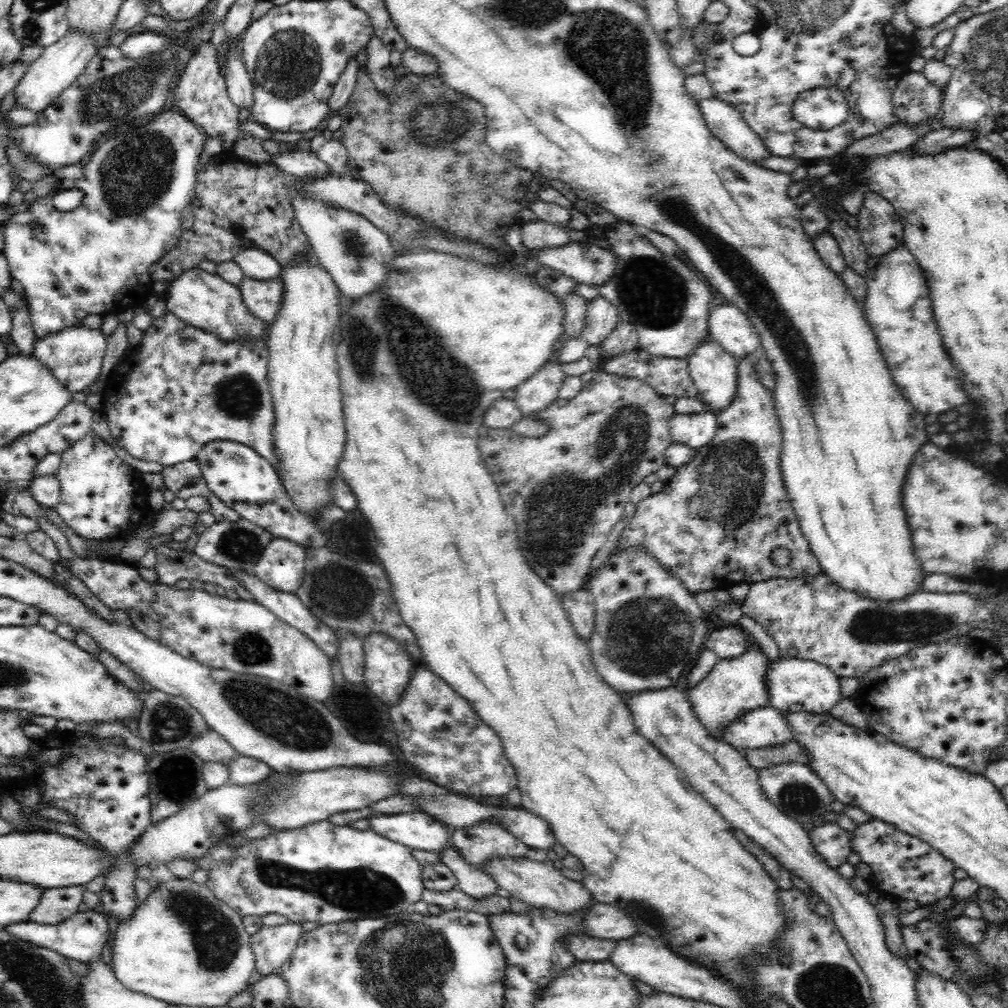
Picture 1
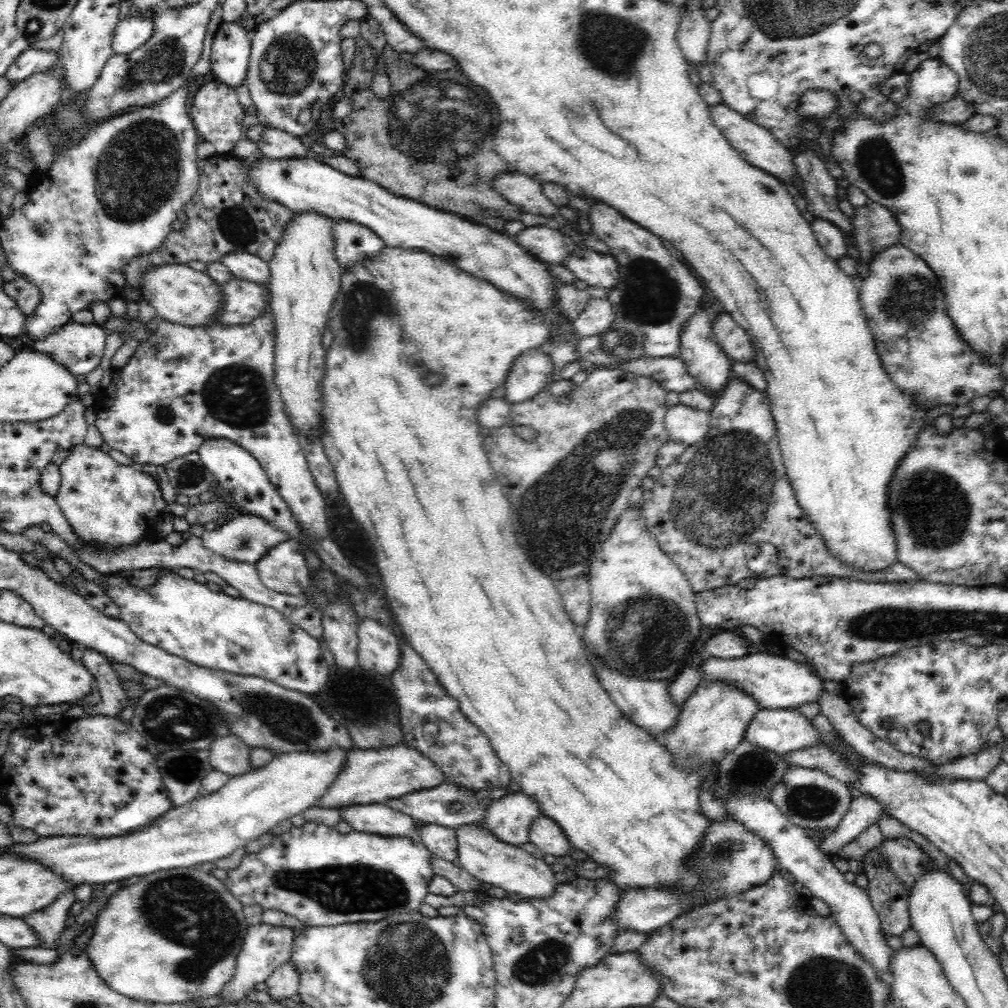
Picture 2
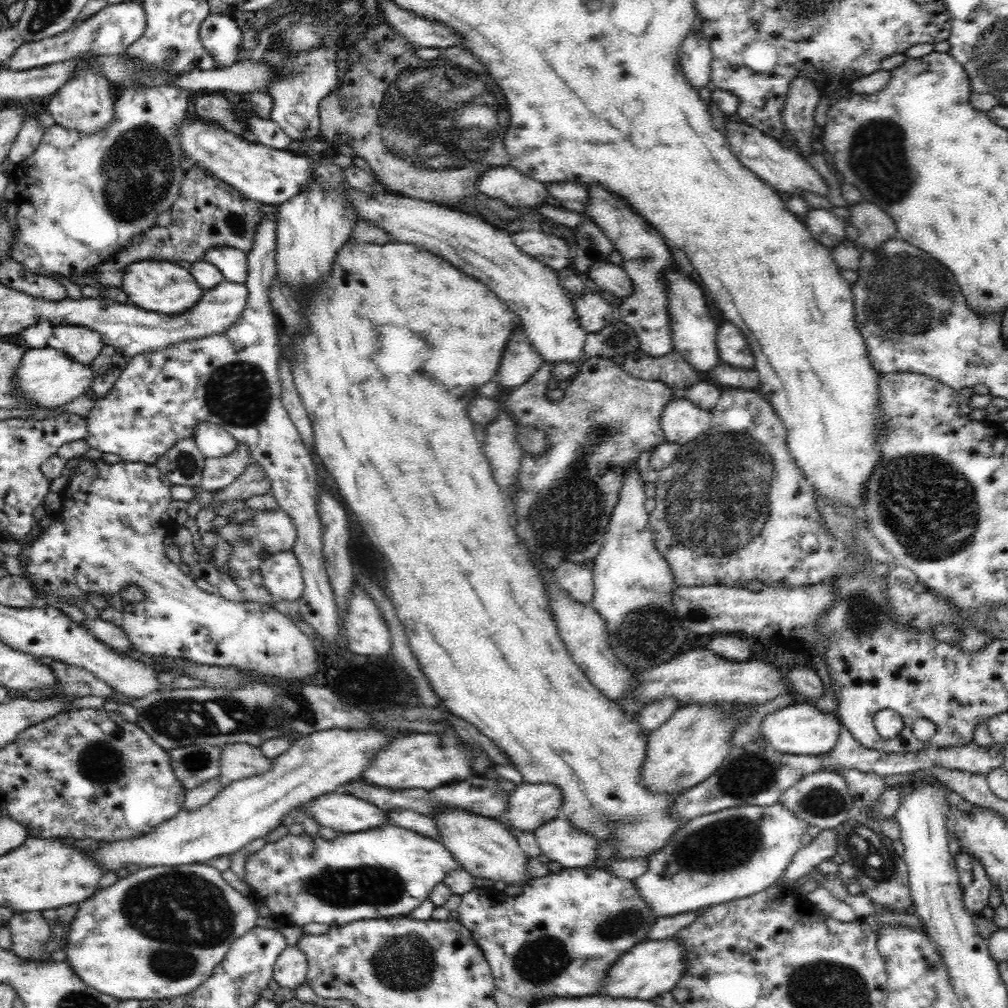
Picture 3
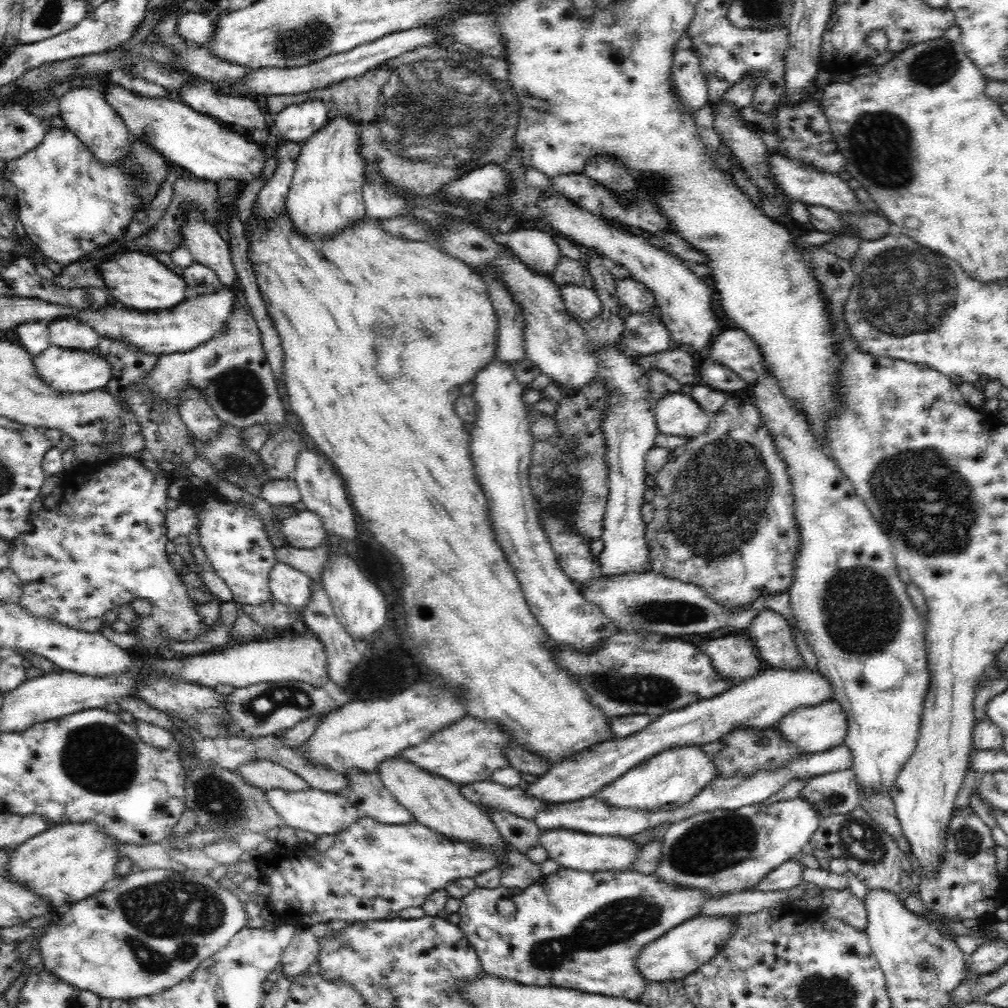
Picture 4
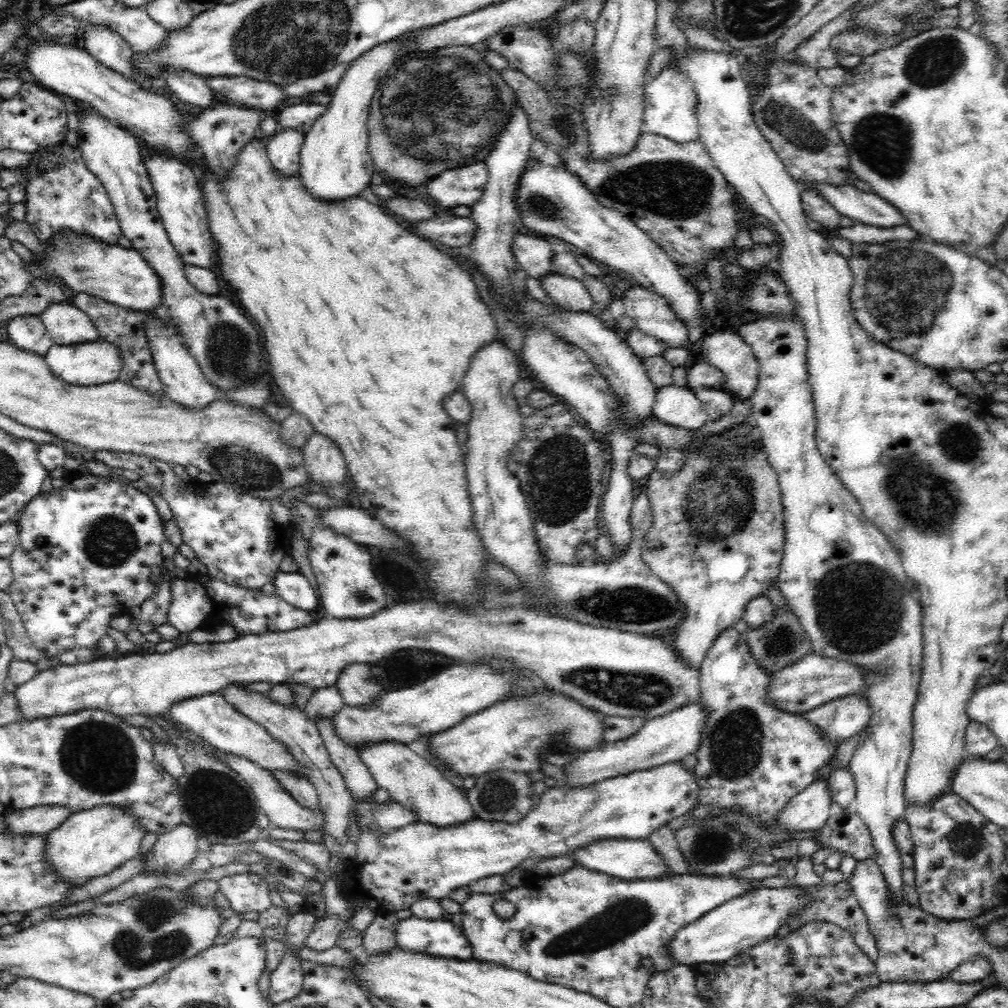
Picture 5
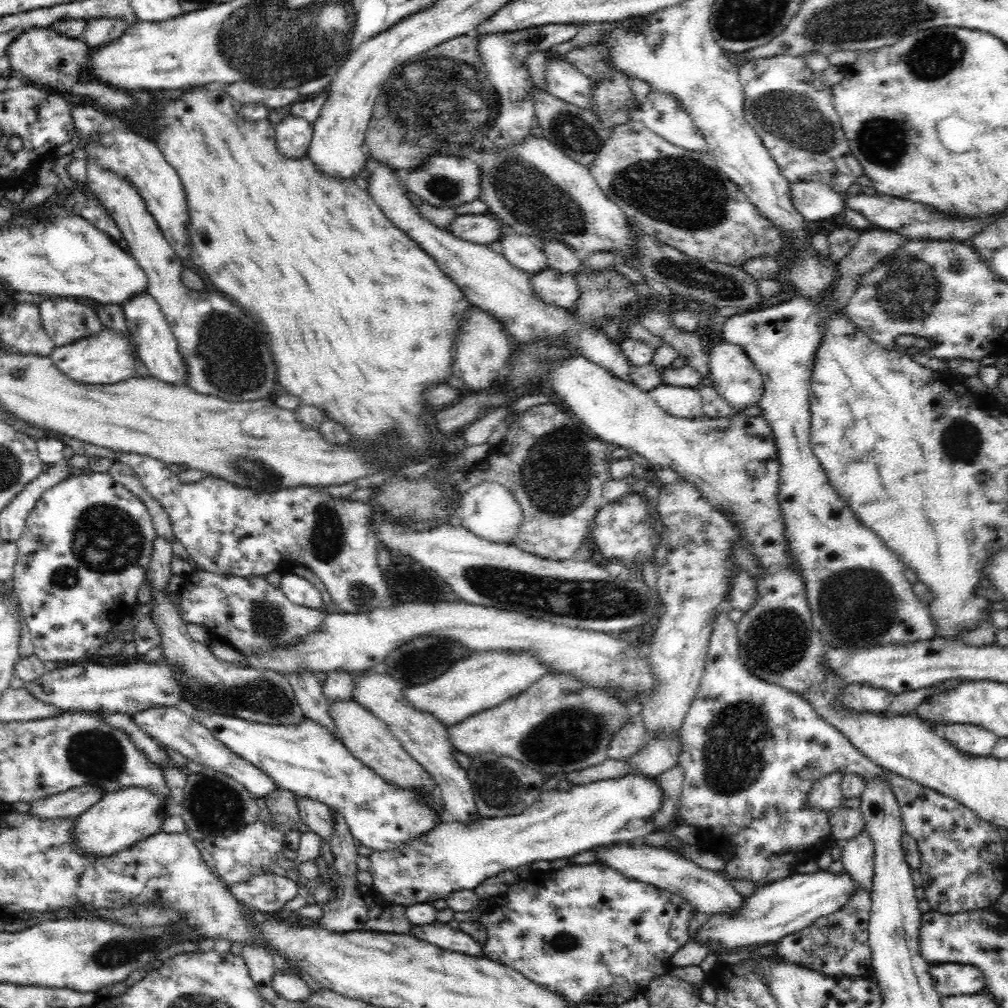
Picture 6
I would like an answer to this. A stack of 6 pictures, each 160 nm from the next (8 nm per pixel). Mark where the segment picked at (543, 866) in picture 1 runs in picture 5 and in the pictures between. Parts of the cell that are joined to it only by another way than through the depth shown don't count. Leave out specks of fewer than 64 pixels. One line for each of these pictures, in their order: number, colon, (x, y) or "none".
2: (480, 854)
3: (484, 847)
4: (438, 804)
5: (412, 781)

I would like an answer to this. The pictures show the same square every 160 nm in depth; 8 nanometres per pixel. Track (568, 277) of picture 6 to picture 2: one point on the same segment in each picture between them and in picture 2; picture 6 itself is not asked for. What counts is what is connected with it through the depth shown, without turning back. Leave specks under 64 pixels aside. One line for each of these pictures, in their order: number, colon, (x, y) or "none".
2: (599, 314)
3: (593, 313)
4: (582, 303)
5: (566, 293)

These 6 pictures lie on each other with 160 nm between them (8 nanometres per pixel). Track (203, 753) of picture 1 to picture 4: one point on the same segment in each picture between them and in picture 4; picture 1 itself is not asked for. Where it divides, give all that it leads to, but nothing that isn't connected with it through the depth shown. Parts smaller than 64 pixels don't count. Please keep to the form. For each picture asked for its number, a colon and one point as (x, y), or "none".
2: (229, 755)
3: (240, 761)
4: (264, 774)

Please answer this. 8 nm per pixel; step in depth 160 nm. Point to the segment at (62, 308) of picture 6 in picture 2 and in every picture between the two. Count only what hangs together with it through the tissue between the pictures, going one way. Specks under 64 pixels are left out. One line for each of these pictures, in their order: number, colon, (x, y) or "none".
2: (80, 348)
3: (81, 344)
4: (69, 333)
5: (67, 325)

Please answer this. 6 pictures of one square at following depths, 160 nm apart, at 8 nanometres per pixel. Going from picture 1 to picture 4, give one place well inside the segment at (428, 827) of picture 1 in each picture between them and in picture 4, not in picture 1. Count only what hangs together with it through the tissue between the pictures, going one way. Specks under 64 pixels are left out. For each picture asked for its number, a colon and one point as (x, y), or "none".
2: (379, 819)
3: (343, 813)
4: (315, 811)

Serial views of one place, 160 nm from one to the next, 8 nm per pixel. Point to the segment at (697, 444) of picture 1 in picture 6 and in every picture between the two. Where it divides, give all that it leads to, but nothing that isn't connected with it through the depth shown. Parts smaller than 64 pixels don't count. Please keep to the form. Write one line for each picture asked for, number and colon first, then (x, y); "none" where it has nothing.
2: (685, 425)
3: (682, 421)
4: (677, 413)
5: (674, 405)
6: (682, 402)

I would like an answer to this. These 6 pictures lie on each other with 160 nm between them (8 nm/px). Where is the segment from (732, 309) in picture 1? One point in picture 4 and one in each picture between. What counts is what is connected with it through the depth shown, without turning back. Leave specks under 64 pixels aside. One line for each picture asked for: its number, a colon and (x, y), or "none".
2: (732, 339)
3: (733, 349)
4: (733, 349)

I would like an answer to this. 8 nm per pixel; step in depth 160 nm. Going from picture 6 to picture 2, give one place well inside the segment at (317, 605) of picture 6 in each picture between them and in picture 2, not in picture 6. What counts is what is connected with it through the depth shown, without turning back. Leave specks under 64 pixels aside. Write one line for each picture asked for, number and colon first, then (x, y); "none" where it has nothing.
2: (282, 569)
3: (281, 573)
4: (289, 586)
5: (293, 587)

